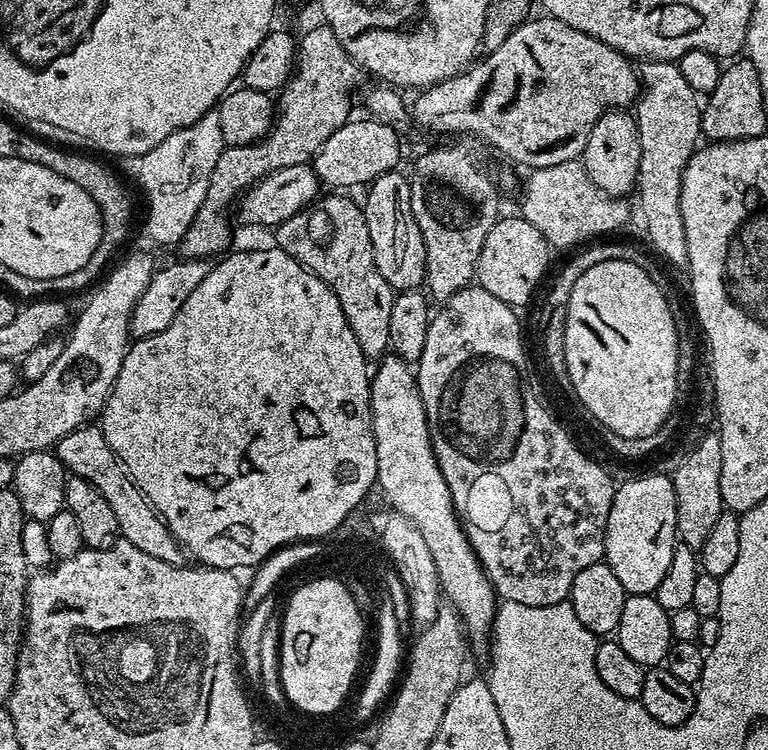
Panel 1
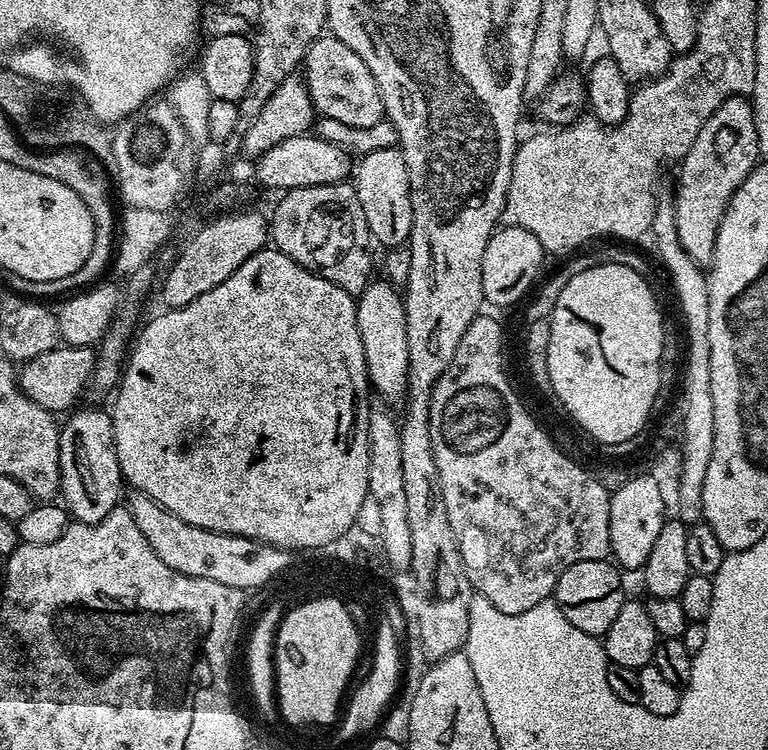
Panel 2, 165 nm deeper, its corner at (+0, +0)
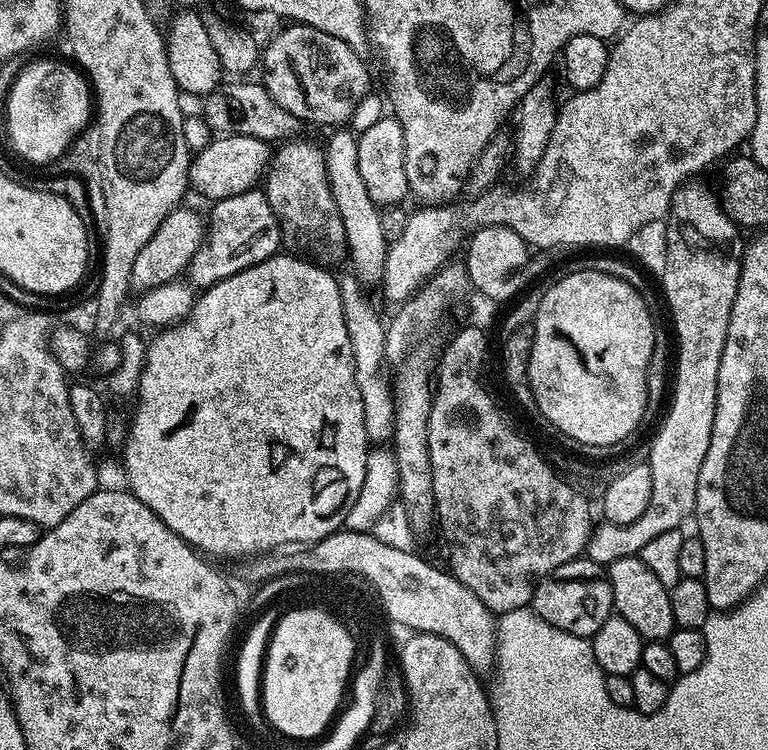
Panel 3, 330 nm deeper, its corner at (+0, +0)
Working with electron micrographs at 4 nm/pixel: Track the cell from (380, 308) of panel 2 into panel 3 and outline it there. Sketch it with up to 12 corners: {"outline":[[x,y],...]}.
{"outline":[[358,136],[323,145],[330,190],[346,226],[351,271],[384,278],[381,209],[358,170]]}

